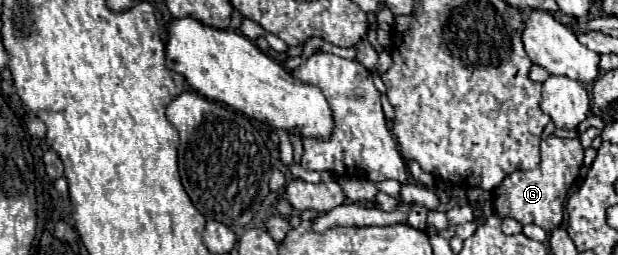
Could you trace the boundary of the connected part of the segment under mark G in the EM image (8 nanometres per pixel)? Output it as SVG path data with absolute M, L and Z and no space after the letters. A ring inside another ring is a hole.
M548 136L540 144L542 160L536 168L532 170L518 170L502 180L498 188L492 190L492 202L496 208L496 214L500 218L514 218L522 226L526 224L538 224L546 232L552 232L562 224L564 216L564 202L568 196L570 186L574 184L576 176L580 174L582 158L584 158L584 148L580 140L572 138L558 138L558 136Z

